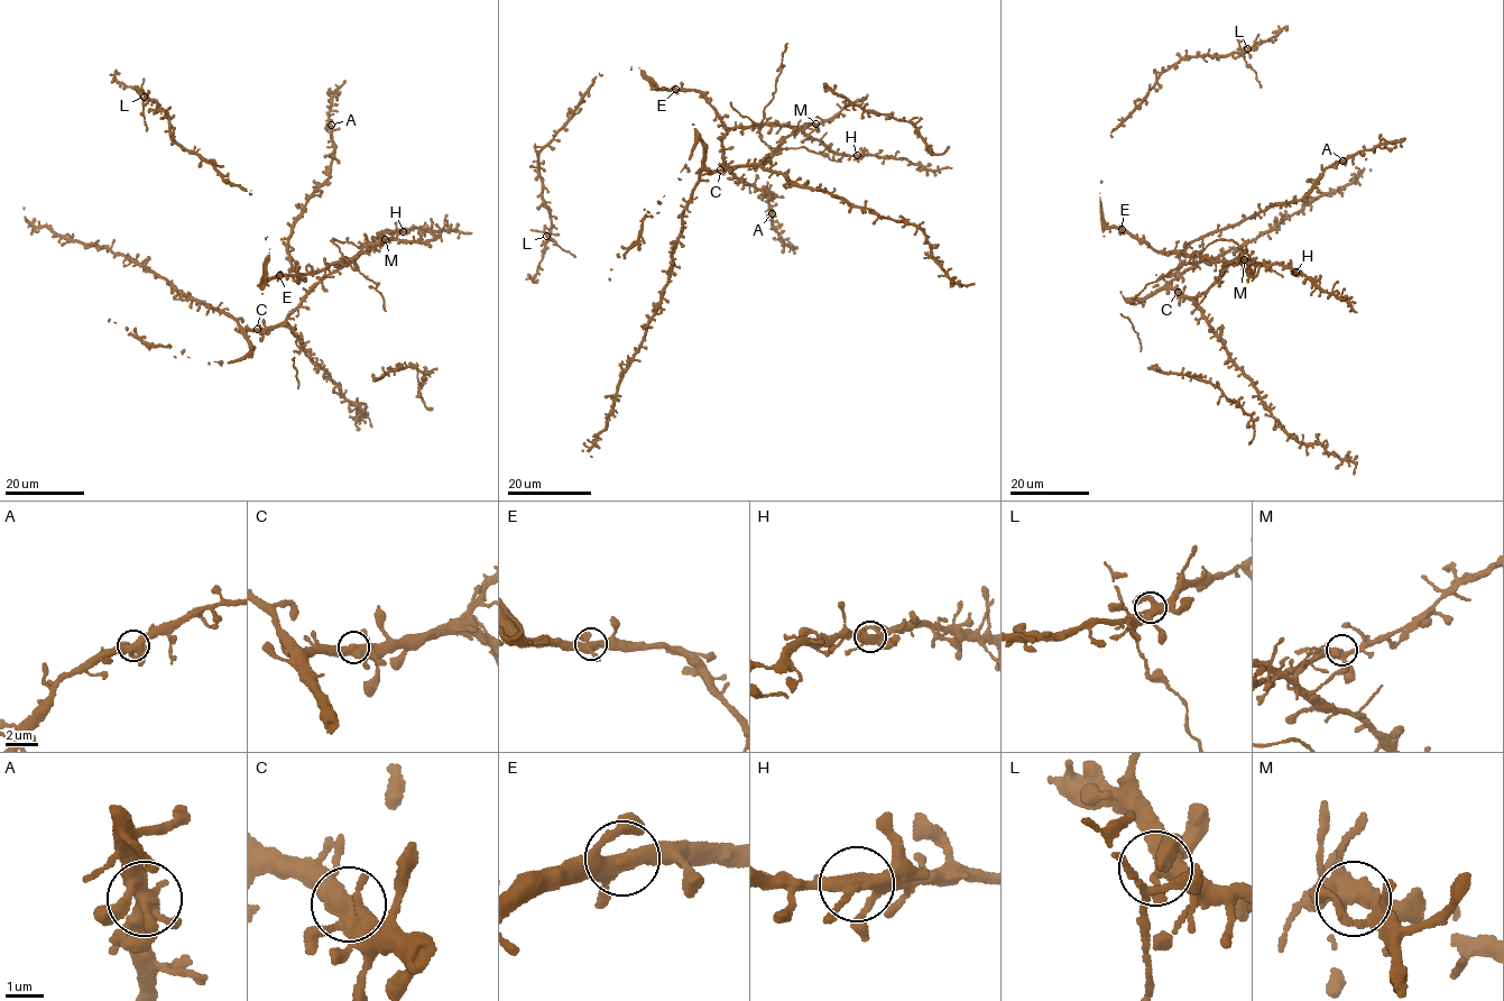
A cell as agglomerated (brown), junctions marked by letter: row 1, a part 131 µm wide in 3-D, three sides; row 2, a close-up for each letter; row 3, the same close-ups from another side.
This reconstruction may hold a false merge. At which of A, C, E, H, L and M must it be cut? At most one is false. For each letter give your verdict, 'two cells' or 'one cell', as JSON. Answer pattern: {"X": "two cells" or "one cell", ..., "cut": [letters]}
{"A": "one cell", "C": "one cell", "E": "one cell", "H": "one cell", "L": "one cell", "M": "one cell", "cut": []}

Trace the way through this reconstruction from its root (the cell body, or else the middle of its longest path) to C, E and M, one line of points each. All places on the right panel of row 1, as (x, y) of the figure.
C: (1210, 259), (1230, 263), (1223, 266), (1224, 272), (1206, 292), (1192, 296), (1178, 292)
E: (1210, 259), (1181, 251), (1155, 251), (1122, 229)
M: (1210, 259), (1219, 263), (1244, 259)

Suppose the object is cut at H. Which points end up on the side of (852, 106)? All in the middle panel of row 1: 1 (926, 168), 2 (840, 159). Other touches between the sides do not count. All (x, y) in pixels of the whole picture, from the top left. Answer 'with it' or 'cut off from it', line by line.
1: cut off from it
2: with it

